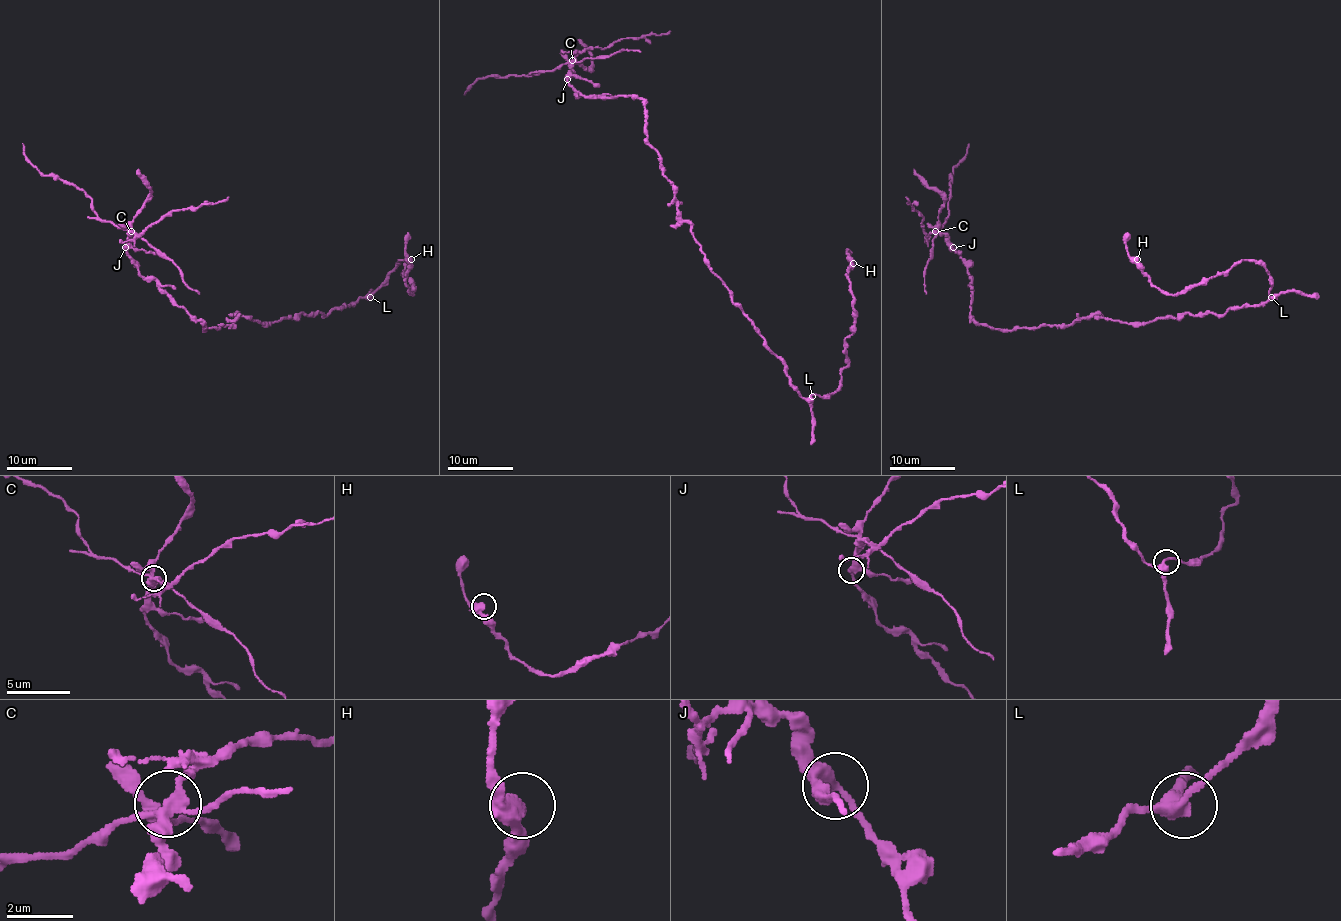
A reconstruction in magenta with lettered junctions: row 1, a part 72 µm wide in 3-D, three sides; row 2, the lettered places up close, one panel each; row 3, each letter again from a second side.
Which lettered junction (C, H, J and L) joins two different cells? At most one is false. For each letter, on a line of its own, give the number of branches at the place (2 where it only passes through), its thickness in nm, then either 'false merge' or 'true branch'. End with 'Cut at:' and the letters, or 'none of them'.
C: 5 | 360 nm | false merge
H: 2 | 400 nm | true branch
J: 3 | 320 nm | true branch
L: 3 | 320 nm | true branch
Cut at: C

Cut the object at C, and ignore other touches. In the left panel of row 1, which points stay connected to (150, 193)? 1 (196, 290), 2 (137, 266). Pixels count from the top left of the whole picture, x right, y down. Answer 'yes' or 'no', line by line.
1: no
2: yes

